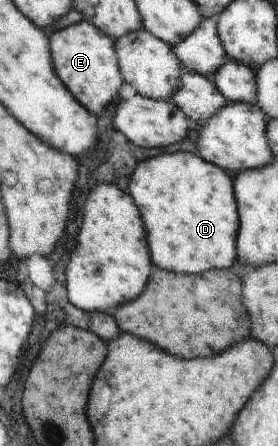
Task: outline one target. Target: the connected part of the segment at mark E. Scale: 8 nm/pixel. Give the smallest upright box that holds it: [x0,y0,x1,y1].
[49,20,125,115]

